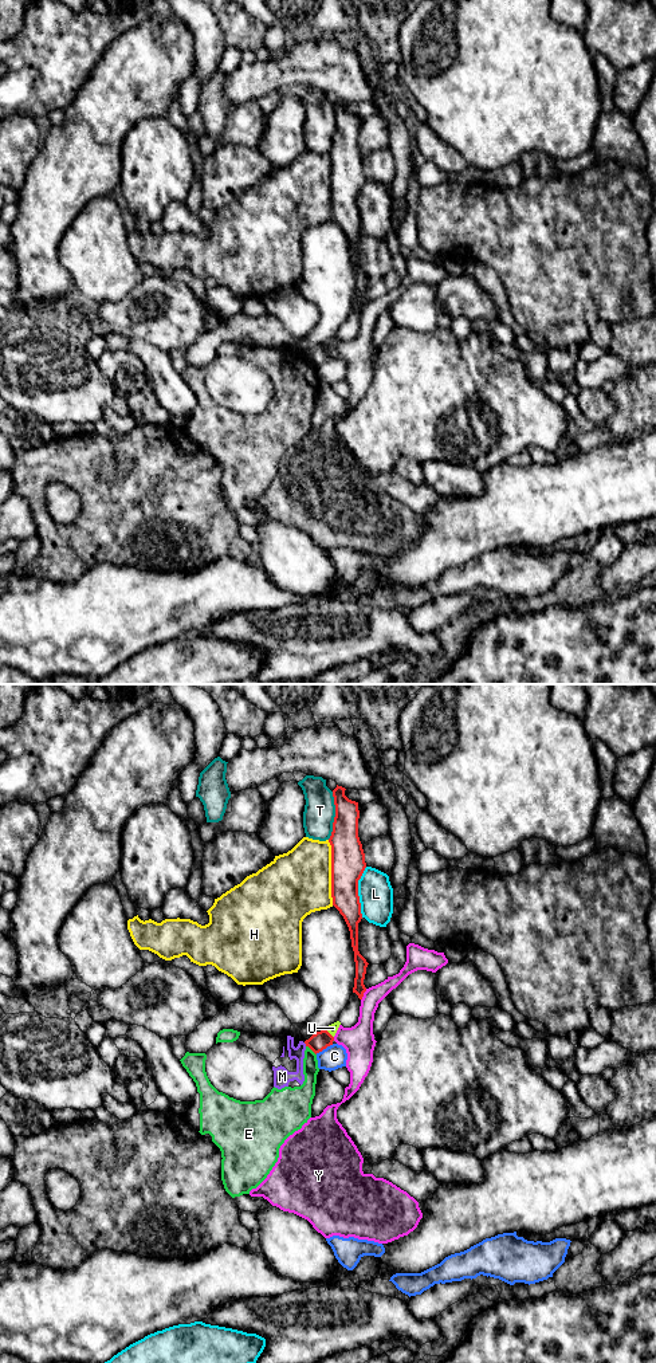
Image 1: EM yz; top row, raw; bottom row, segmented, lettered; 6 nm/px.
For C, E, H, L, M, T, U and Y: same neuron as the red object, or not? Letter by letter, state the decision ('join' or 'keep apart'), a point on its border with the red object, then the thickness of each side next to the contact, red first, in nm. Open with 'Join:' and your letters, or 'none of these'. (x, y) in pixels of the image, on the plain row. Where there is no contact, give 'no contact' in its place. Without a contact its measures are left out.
Join: none of these
C: keep apart; contact yz (323, 361); calibres 110 and 140 nm
E: keep apart; contact yz (311, 362); calibres 110 and 100 nm
H: keep apart; contact yz (332, 185); calibres 200 and 380 nm
L: keep apart; contact yz (357, 205); calibres 200 and 200 nm
M: keep apart; contact yz (305, 356); calibres 110 and 100 nm
T: keep apart; contact yz (336, 129); calibres 190 and 190 nm
U: keep apart; contact yz (329, 346); calibres 110 and 60 nm
Y: keep apart; contact yz (362, 307); calibres 70 and 150 nm

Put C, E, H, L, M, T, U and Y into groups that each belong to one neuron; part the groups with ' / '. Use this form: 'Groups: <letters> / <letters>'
Groups: C / E M / H / L / T / U / Y

